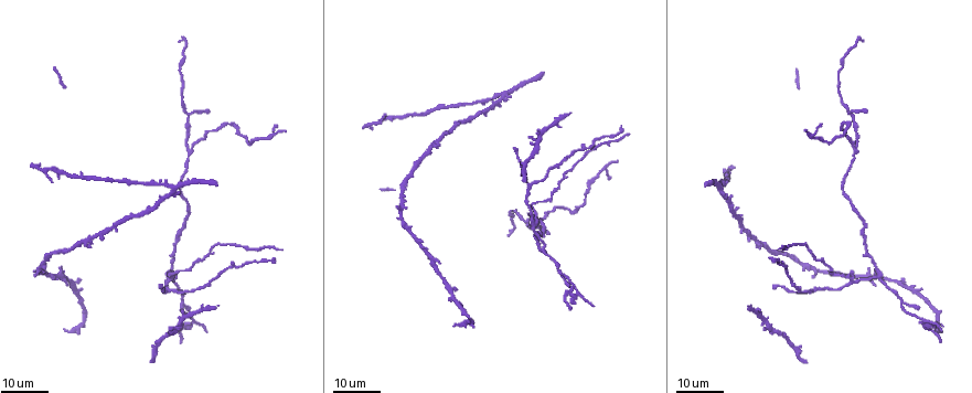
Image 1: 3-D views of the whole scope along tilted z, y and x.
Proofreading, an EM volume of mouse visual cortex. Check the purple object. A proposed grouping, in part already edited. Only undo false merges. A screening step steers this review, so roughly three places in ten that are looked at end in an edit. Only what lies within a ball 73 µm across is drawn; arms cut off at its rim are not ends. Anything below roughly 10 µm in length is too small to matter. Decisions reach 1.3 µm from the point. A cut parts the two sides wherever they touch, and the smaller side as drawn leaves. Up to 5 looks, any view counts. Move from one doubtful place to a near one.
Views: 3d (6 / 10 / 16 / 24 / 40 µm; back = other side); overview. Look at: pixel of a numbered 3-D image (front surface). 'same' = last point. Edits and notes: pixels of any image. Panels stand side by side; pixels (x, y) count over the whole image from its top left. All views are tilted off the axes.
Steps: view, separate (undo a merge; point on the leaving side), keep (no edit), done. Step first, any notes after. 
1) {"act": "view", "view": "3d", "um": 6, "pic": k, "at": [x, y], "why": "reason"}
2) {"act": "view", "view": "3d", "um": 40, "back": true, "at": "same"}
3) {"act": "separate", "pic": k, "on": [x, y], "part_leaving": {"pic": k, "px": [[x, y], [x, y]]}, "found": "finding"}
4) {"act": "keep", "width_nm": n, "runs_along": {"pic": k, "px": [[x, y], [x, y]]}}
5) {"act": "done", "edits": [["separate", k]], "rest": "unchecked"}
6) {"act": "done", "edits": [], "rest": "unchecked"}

{"act": "view", "view": "3d", "um": 24, "pic": 1, "at": [167, 281], "why": "looks like a crossing"}

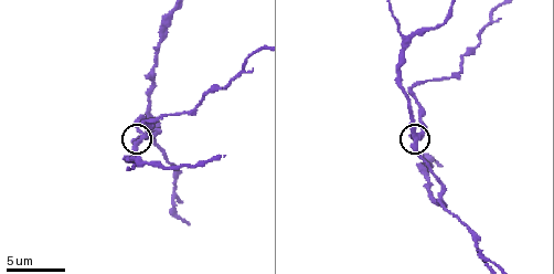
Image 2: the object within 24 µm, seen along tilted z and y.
{"act": "view", "view": "3d", "um": 6, "pic": 2, "at": [141, 142], "why": "zoom in"}

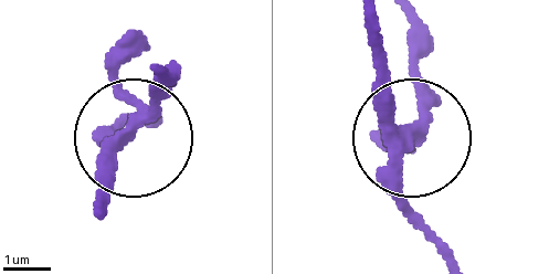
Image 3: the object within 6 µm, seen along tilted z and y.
{"act": "keep", "side_arm_um": 37, "arms": 4, "found": "one neuron here"}

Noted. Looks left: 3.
{"act": "view", "view": "3d", "um": 16, "pic": 1, "at": [855, 150], "why": "branch point"}

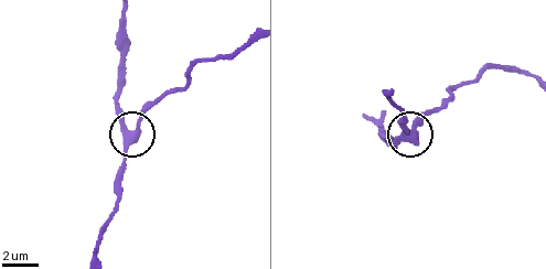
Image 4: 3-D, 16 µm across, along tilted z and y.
{"act": "view", "view": "3d", "um": 10, "pic": 4, "at": [134, 133]}

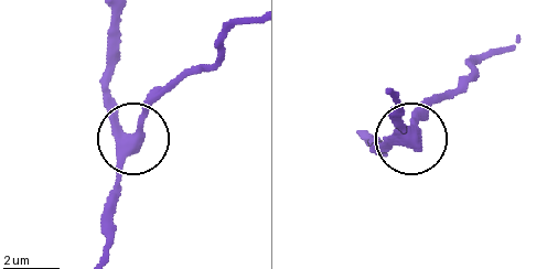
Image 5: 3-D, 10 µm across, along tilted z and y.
{"act": "keep", "arms": 3, "runs_along": {"pic": 5, "px": [[100, 256], [126, 136], [104, 74]]}, "found": "all the same neuron"}

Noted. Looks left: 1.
{"act": "done", "edits": [], "rest": "unchecked"}

